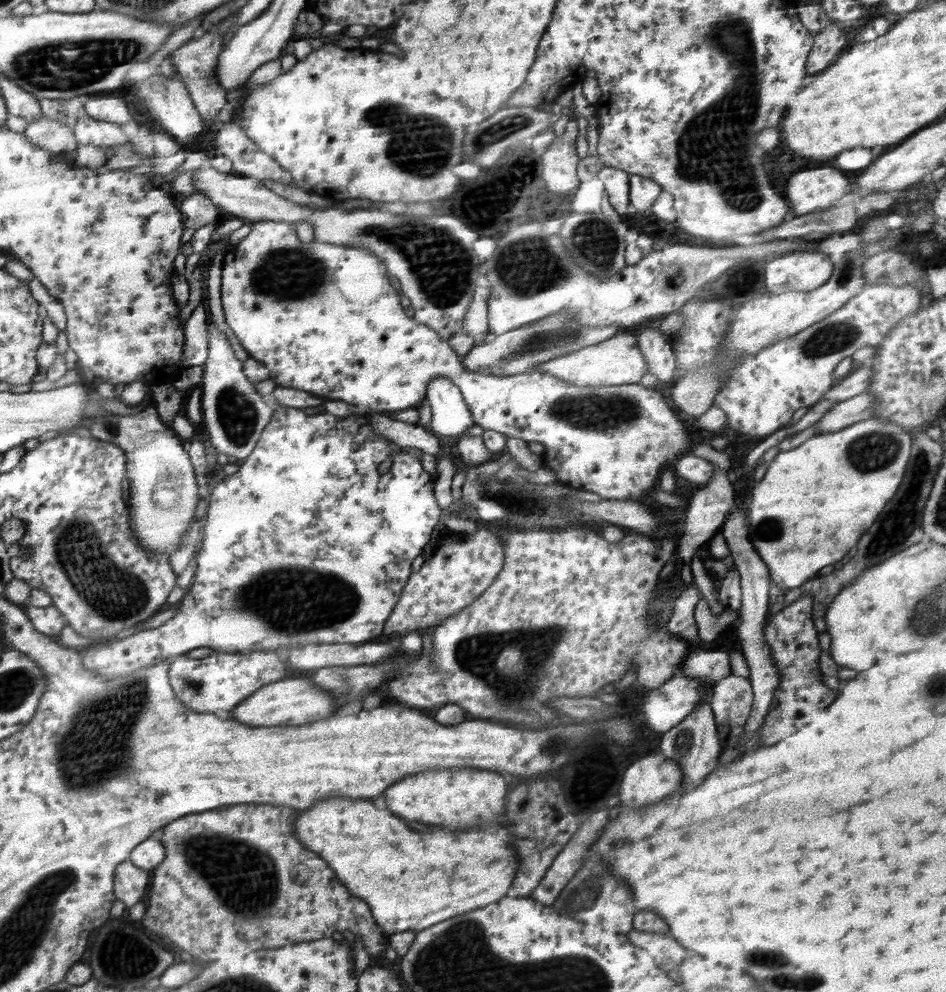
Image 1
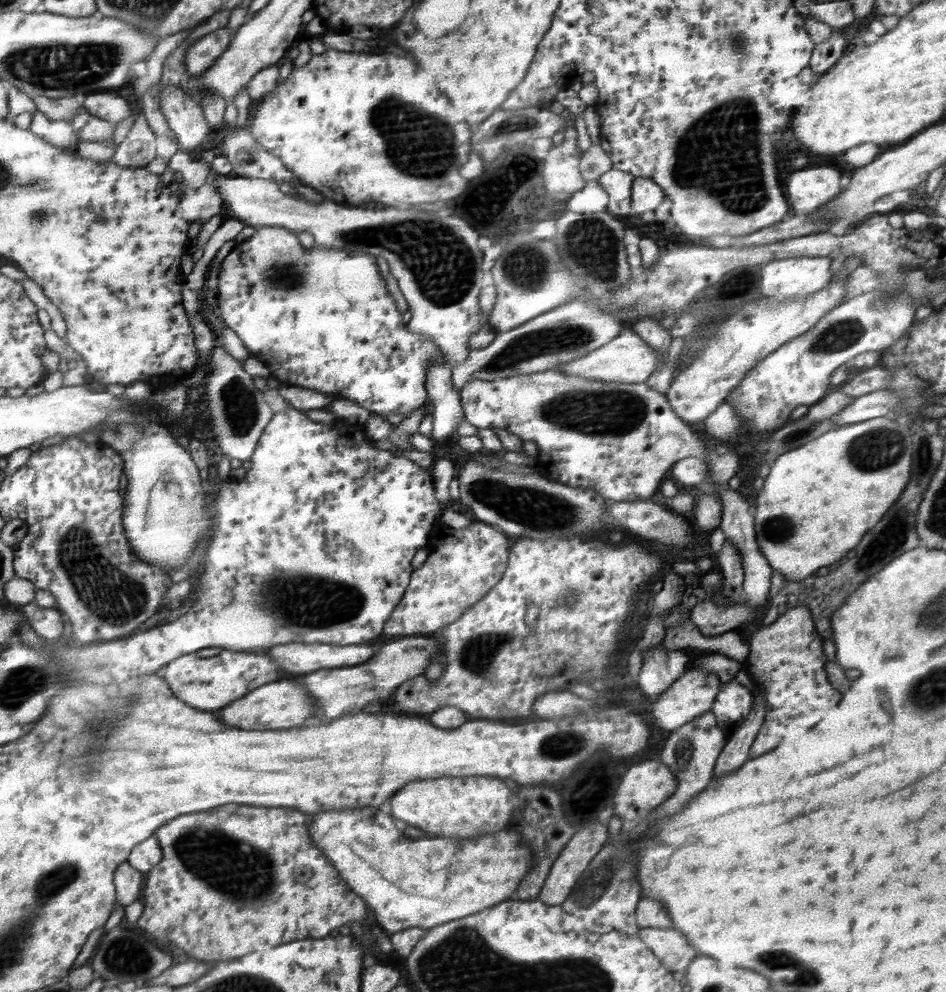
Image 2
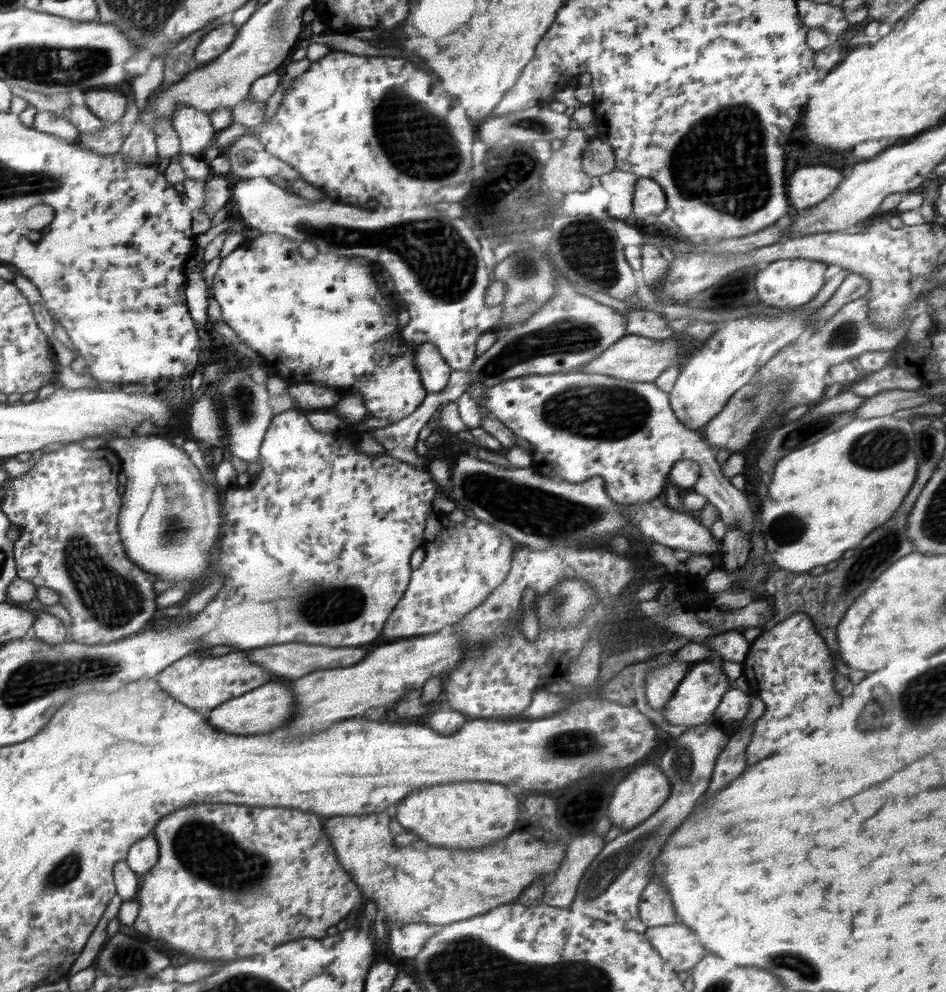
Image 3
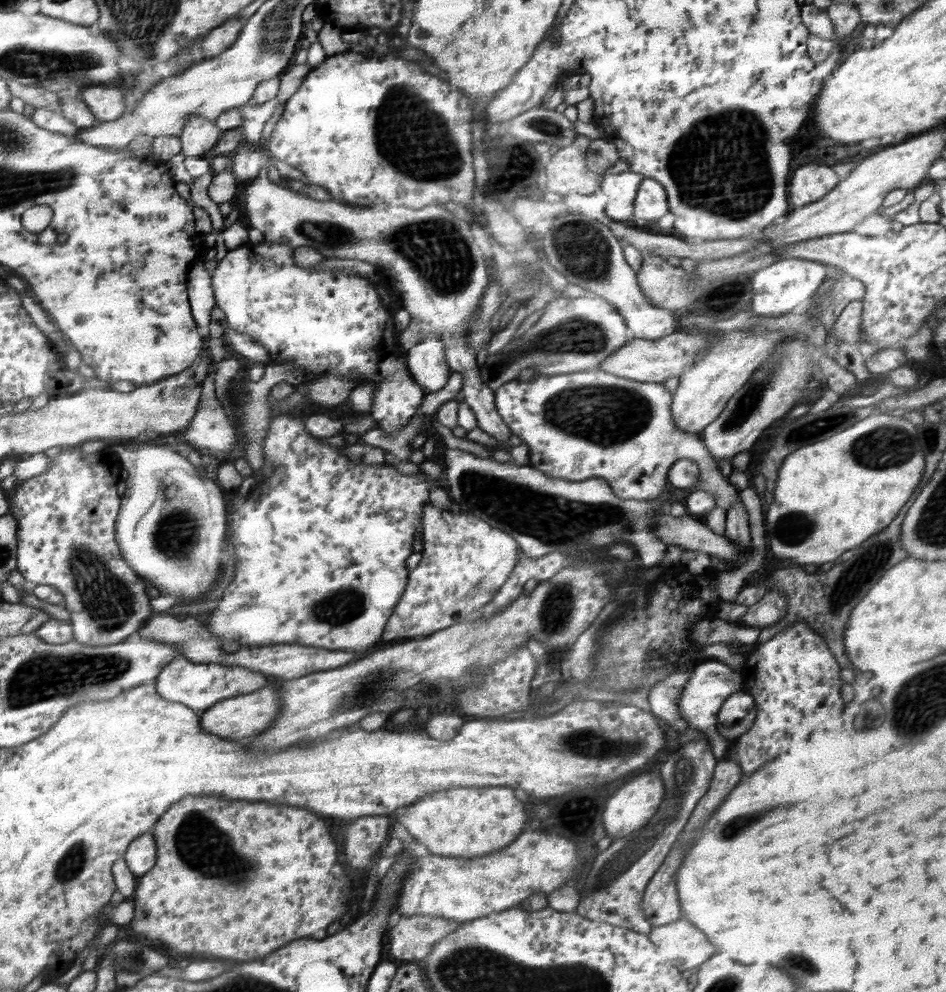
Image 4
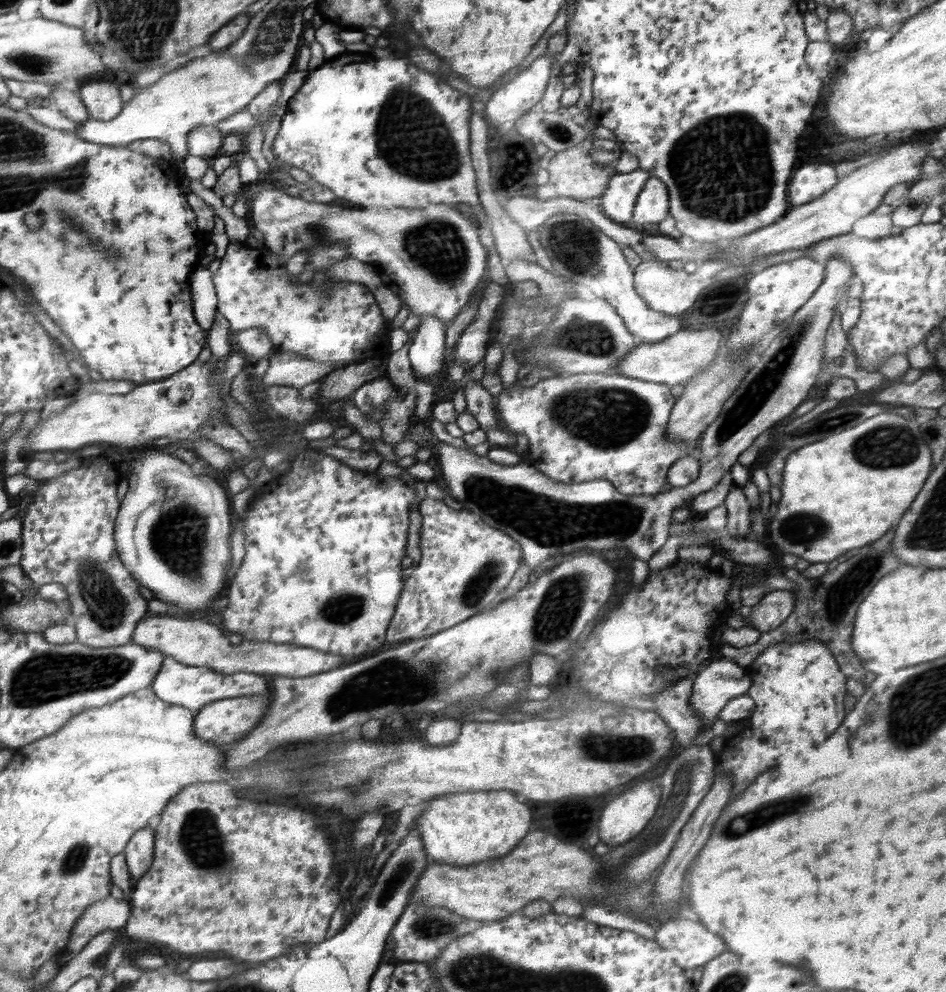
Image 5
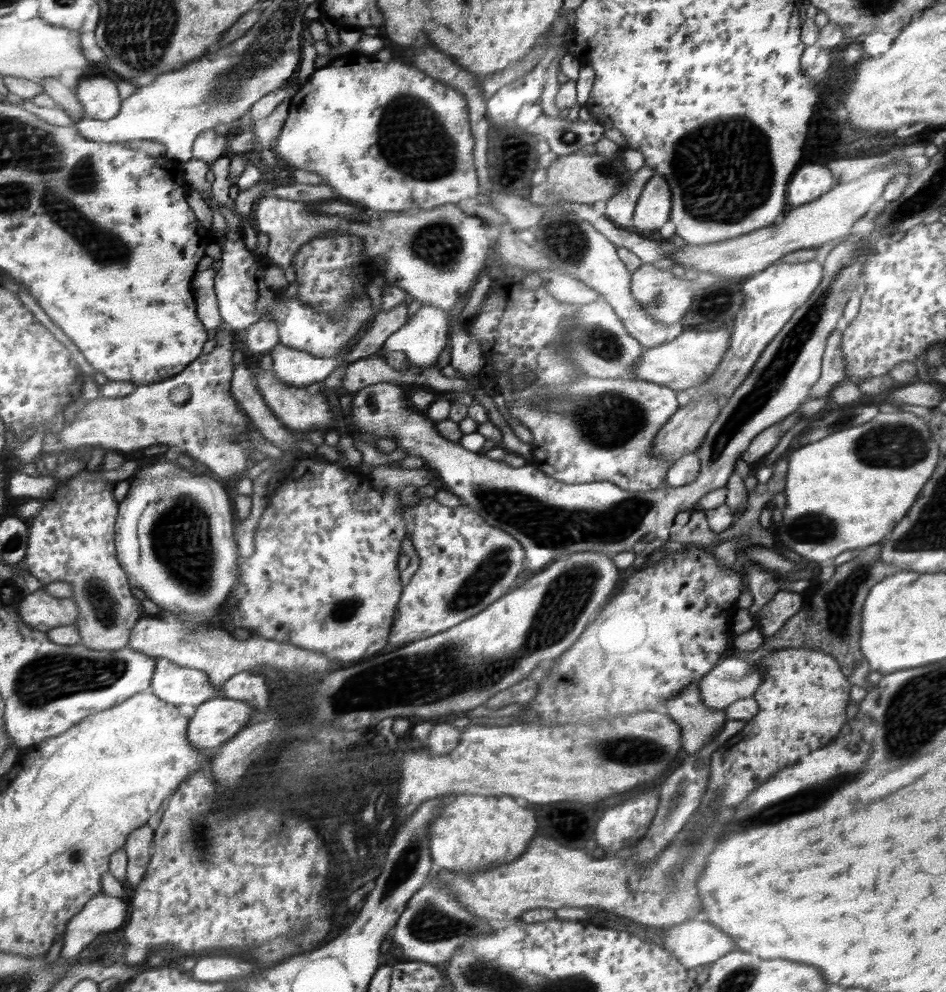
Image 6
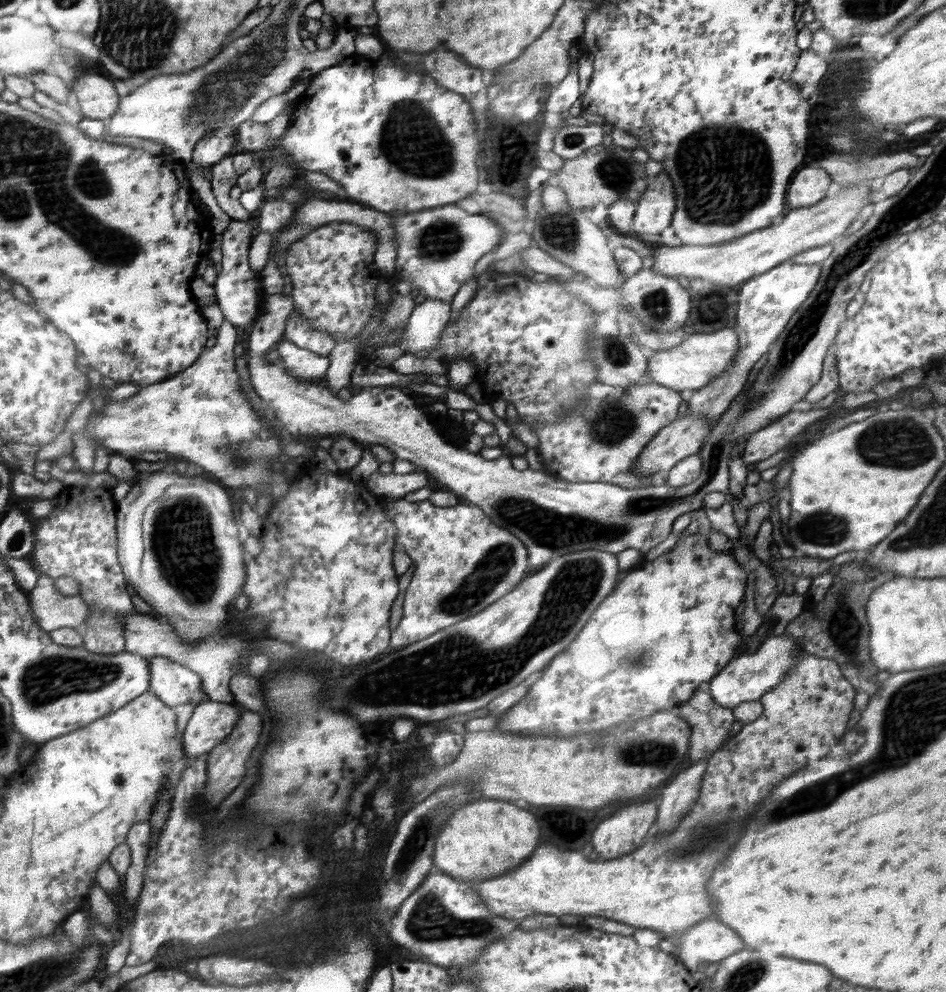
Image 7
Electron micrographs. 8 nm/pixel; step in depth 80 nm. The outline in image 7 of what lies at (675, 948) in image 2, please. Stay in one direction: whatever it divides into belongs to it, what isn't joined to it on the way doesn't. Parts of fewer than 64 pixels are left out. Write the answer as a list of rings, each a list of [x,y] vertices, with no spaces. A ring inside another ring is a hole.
[[[716,918],[695,924],[671,941],[680,952],[678,958],[690,972],[697,972],[702,962],[717,963],[745,948],[738,933]]]

